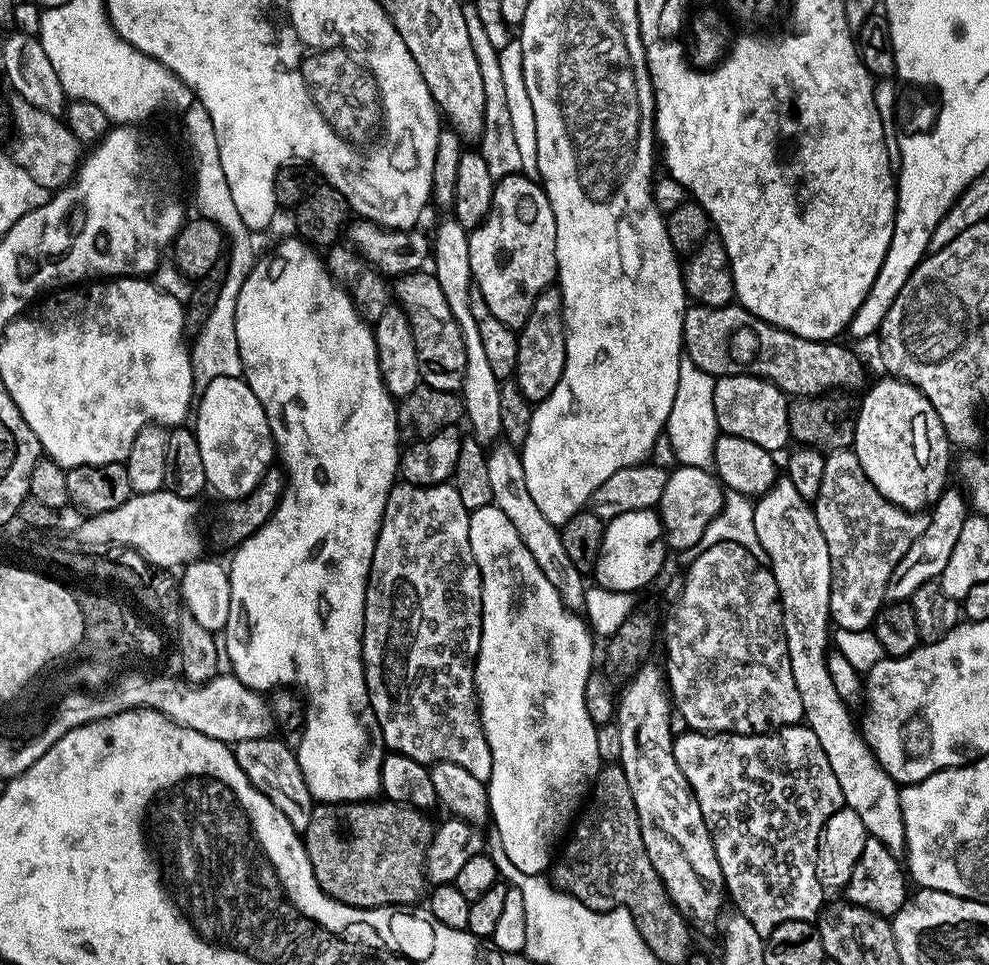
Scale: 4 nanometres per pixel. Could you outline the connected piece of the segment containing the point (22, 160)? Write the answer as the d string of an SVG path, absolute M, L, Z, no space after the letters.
M19 98L11 101L10 120L20 131L20 141L14 152L17 166L26 170L38 186L49 190L59 190L72 183L82 163L82 145L80 139L68 129L67 123L61 117L46 114L46 110L38 110L38 106L30 106L30 102Z

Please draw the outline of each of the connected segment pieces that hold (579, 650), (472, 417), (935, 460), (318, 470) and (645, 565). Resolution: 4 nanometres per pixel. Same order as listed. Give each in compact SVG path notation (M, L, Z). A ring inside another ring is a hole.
M491 503L482 506L481 509L469 511L468 521L470 522L470 550L474 554L474 562L480 571L482 578L482 626L480 627L480 649L476 655L476 700L480 703L480 725L486 734L486 742L490 746L492 755L492 769L490 778L486 782L488 785L488 811L491 823L496 823L496 836L498 847L506 850L506 858L522 874L534 874L539 876L549 871L554 860L552 847L556 843L559 845L565 839L566 833L573 827L590 789L600 773L602 761L598 754L598 725L590 718L590 710L586 708L586 680L594 670L592 659L597 659L598 648L592 645L594 633L588 627L585 617L577 614L573 609L565 608L564 599L560 596L560 591L553 586L550 578L542 574L538 562L534 562L534 554L526 550L518 530L514 530L514 522L502 514L502 510Z
M447 218L434 232L434 274L438 278L438 286L442 286L442 294L446 294L446 302L450 305L450 312L462 330L462 340L466 342L466 374L462 399L464 402L464 415L467 423L472 423L471 435L476 437L484 446L499 441L502 436L502 398L500 397L501 381L497 380L494 370L490 370L490 362L486 358L482 338L478 335L478 322L474 322L474 313L470 310L470 290L474 286L472 271L470 270L470 250L468 249L469 229L463 228L455 218Z
M899 378L887 379L878 381L858 404L854 451L866 478L889 502L920 512L936 503L949 483L948 432L918 388Z
M299 238L284 240L273 252L268 252L265 256L263 253L257 259L236 299L236 333L238 354L244 367L242 379L248 383L250 390L254 390L254 398L262 402L262 410L266 410L266 418L272 429L272 440L276 443L278 460L286 473L286 487L280 505L274 510L271 518L253 536L238 545L233 551L236 553L232 556L232 564L227 565L230 578L230 618L222 633L222 652L227 663L228 660L232 663L231 675L238 677L255 692L268 694L277 688L291 688L302 693L306 701L304 726L298 736L300 745L295 745L294 751L298 758L298 766L302 770L302 778L306 778L306 786L313 801L322 804L349 804L359 800L371 800L381 795L380 775L386 749L384 740L380 737L380 727L372 709L364 673L362 658L364 603L368 575L374 558L374 546L378 542L378 534L384 521L388 491L398 480L402 441L400 428L396 425L397 401L388 393L382 380L373 325L361 318L348 289L332 277L328 272L325 257L306 240Z
M647 508L618 514L618 518L604 525L602 550L594 569L595 583L606 590L639 593L639 588L646 587L663 570L664 555L669 552L659 511Z

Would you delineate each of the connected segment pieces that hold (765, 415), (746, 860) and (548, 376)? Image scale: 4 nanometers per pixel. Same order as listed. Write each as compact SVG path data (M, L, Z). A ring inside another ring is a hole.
M721 376L714 386L714 414L721 433L758 442L758 446L773 454L779 453L779 448L787 449L790 444L789 403L789 397L782 389L760 376Z
M803 723L789 724L787 728L777 728L770 732L754 736L743 736L737 732L694 732L684 730L684 733L673 739L674 758L686 778L686 782L692 787L692 793L696 795L698 806L702 810L702 818L712 835L714 850L718 854L718 862L722 866L724 875L724 887L727 895L736 903L735 911L744 916L758 930L758 934L767 938L772 931L782 922L791 920L815 921L821 908L826 903L826 890L818 882L816 873L816 842L820 839L820 832L824 823L834 814L836 809L844 804L844 795L838 786L838 778L834 778L834 770L830 770L830 762L826 758L826 750L818 743L818 734L810 730Z
M559 287L542 290L534 298L534 310L530 318L518 329L518 362L516 363L516 384L533 402L544 400L558 386L562 370L566 366L566 322L564 321L564 299Z

